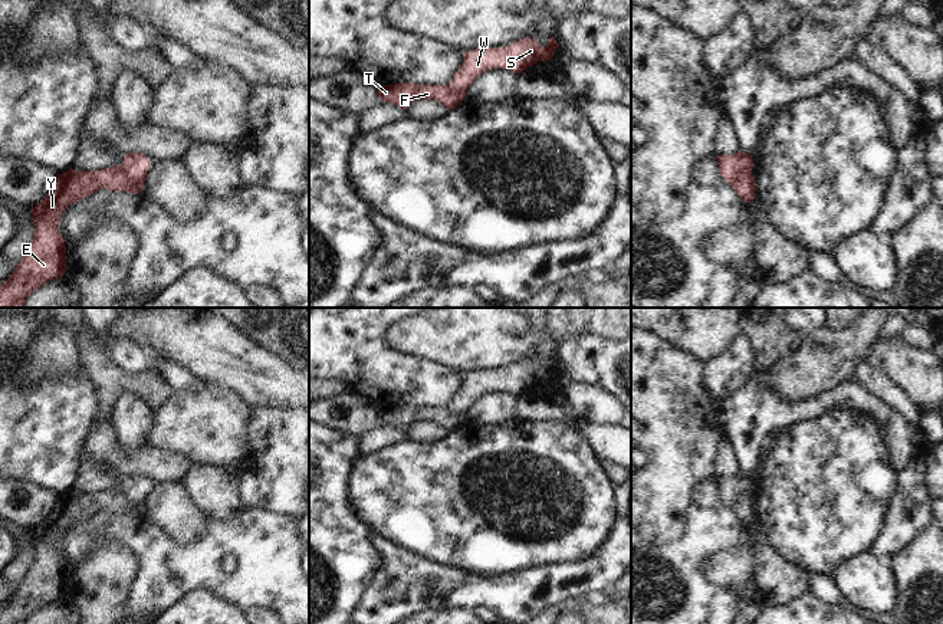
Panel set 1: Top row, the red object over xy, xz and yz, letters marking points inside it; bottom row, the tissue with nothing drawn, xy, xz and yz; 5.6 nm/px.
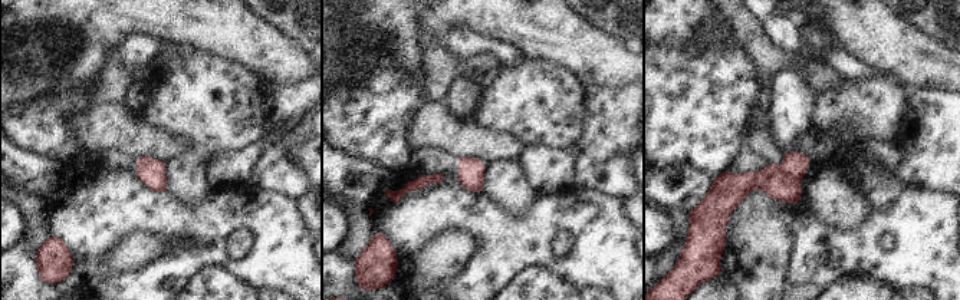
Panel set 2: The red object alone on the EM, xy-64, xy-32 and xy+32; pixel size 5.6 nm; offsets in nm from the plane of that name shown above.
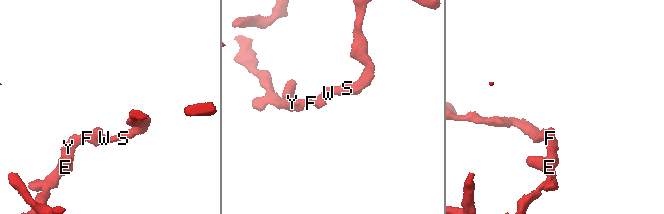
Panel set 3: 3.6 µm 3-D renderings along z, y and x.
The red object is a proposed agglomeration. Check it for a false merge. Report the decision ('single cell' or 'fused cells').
fused cells

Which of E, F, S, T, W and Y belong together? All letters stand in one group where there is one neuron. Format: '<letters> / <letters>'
E F T Y / S W

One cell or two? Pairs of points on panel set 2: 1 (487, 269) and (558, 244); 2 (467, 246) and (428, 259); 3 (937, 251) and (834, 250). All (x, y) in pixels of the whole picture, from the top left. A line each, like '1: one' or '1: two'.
1: two
2: one
3: one

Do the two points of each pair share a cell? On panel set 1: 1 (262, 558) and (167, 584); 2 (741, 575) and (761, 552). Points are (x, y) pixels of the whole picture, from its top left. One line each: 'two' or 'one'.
1: one
2: two

